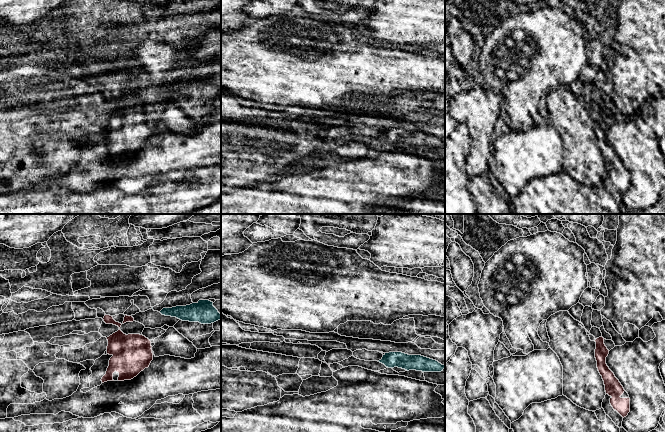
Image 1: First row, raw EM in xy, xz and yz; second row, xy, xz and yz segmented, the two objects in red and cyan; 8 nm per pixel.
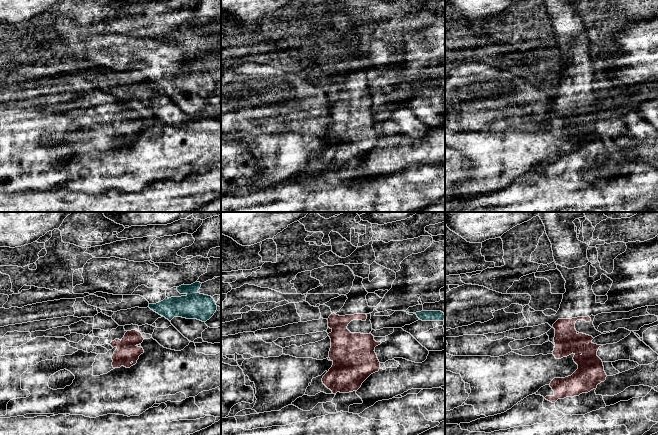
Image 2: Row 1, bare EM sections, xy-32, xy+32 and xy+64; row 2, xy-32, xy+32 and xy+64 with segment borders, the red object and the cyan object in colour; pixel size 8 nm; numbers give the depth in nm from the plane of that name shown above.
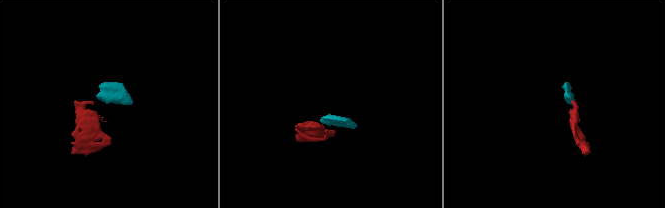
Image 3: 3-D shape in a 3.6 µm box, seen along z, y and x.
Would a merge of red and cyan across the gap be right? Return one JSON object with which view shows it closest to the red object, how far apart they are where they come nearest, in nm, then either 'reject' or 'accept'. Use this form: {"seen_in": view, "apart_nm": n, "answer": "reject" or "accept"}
{"seen_in": "xy", "apart_nm": 170, "answer": "reject"}

